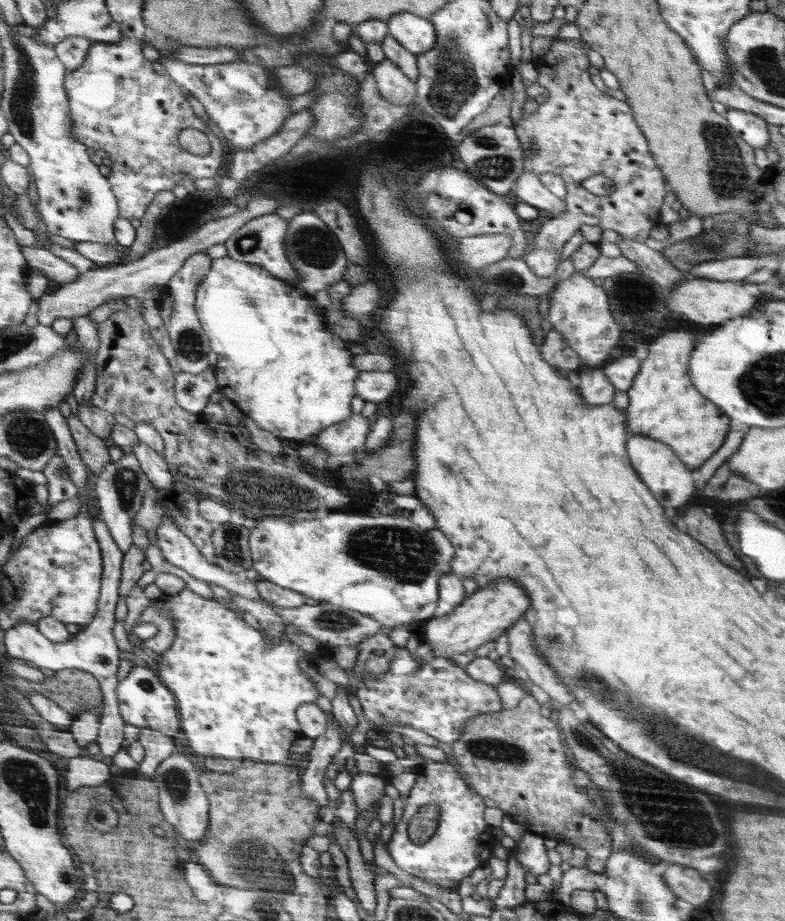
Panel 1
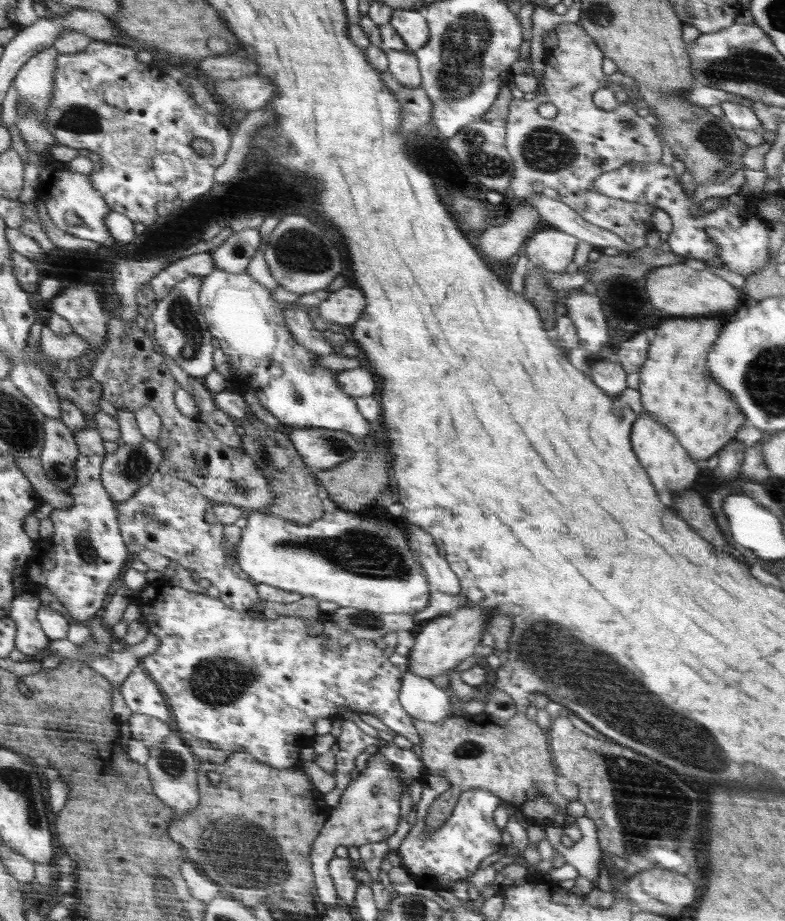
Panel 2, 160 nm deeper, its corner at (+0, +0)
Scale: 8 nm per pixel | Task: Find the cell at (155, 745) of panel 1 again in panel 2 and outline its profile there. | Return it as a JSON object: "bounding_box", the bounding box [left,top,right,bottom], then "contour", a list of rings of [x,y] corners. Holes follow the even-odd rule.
{"bounding_box":[127,713,173,748],"contour":[[[132,713],[127,720],[131,738],[140,740],[148,748],[160,744],[173,730],[159,718],[142,713]]]}

